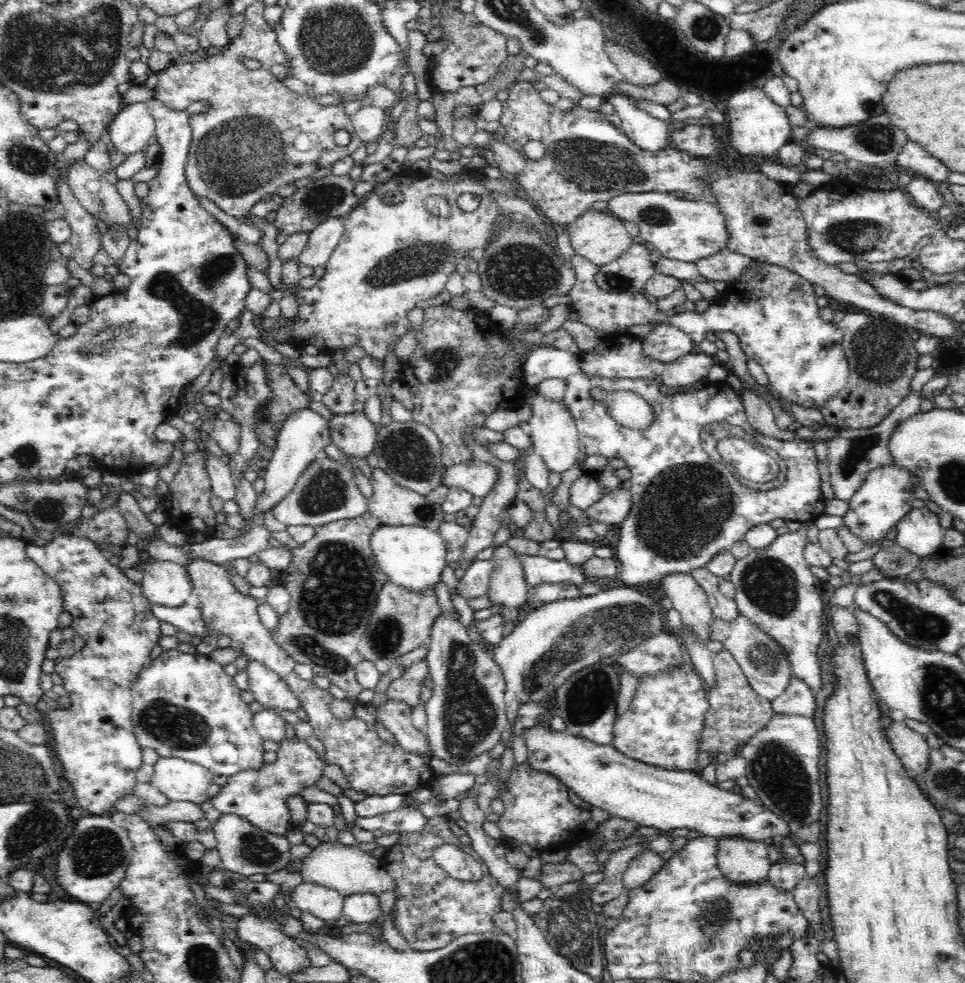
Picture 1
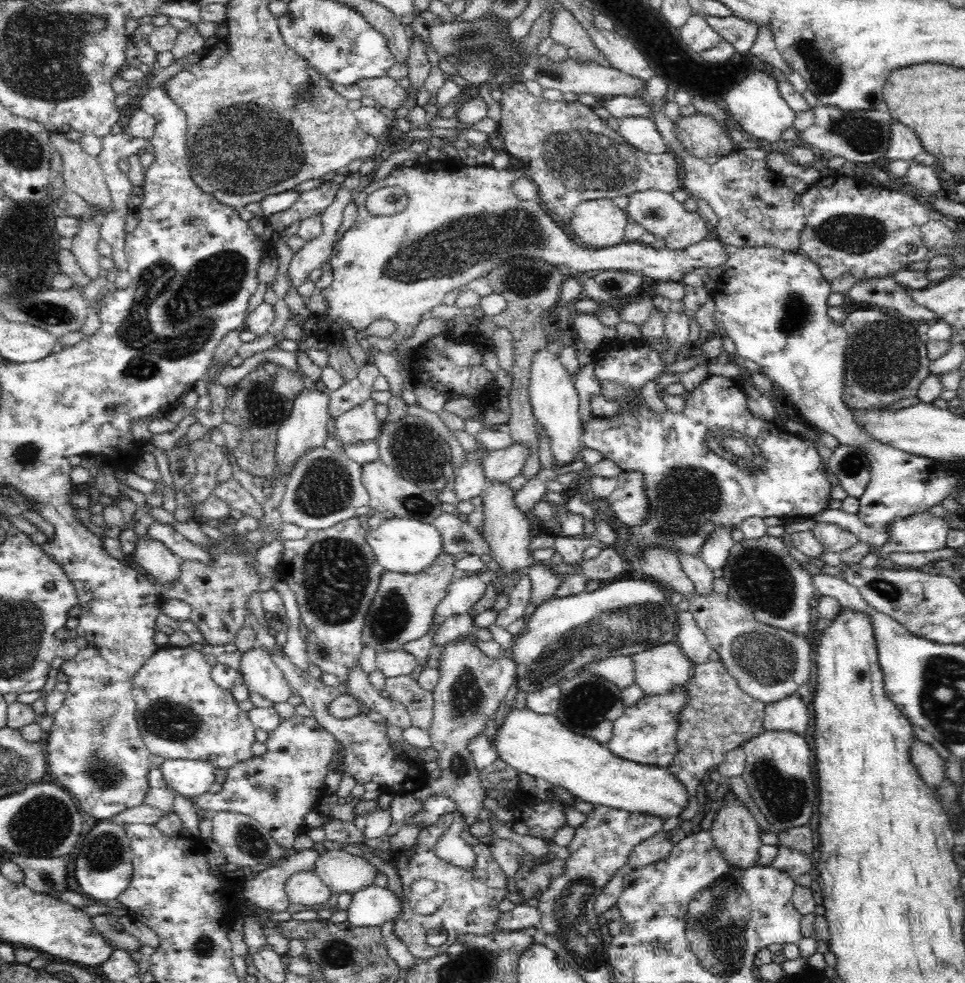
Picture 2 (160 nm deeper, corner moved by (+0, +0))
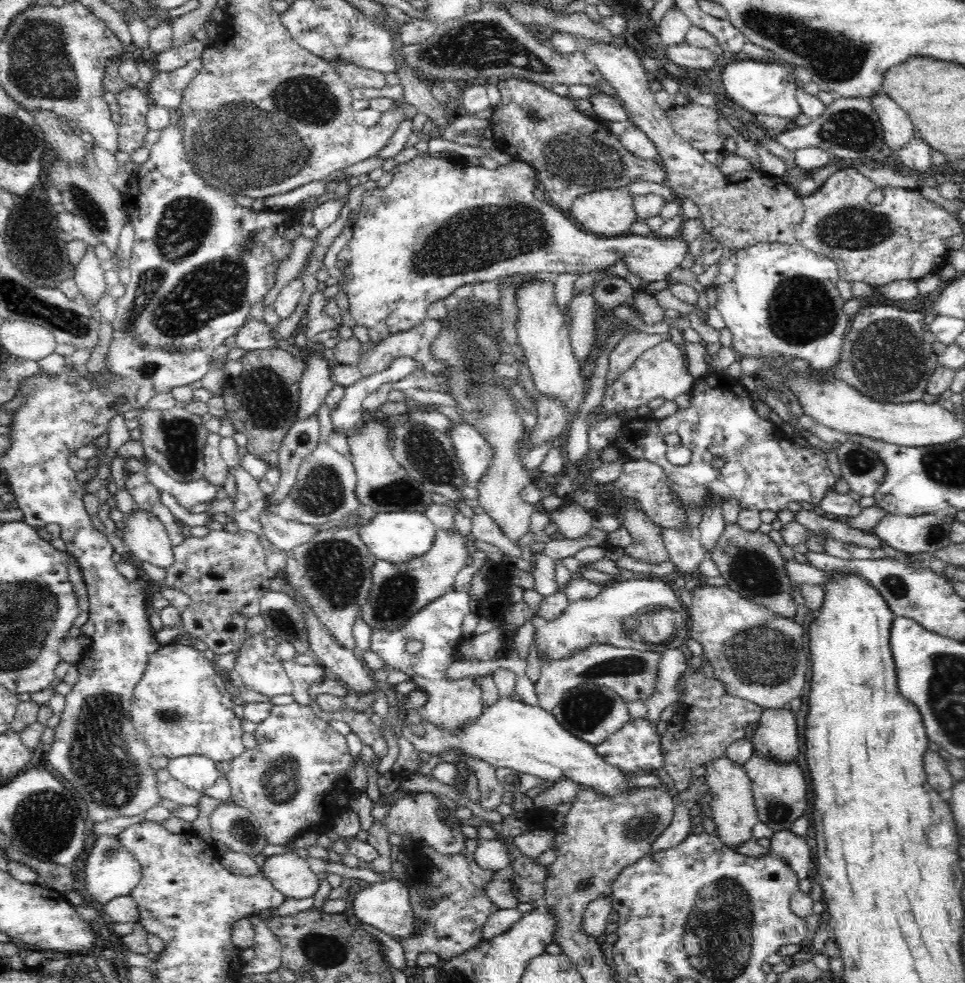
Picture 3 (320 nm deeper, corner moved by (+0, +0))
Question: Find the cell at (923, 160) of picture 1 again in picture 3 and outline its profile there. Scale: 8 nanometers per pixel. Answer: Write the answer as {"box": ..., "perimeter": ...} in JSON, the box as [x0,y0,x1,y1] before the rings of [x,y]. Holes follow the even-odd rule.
{"box":[870,87,914,157],"perimeter":[[[882,87],[871,96],[870,104],[879,115],[882,129],[884,130],[884,141],[886,151],[896,157],[898,152],[914,138],[914,126],[909,117],[901,110],[901,106],[896,104]]]}

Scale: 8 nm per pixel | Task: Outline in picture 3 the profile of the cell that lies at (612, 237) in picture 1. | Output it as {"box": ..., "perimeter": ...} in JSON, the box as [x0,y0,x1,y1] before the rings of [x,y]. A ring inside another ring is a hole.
{"box":[570,188,638,238],"perimeter":[[[608,188],[596,190],[590,194],[582,194],[574,199],[570,212],[576,218],[576,224],[580,229],[586,230],[602,238],[613,238],[629,234],[630,226],[638,220],[633,207],[633,197],[628,188]]]}

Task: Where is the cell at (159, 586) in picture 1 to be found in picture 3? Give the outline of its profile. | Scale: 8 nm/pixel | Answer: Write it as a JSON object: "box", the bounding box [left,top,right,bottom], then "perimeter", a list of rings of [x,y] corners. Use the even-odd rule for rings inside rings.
{"box":[123,508,174,569],"perimeter":[[[139,508],[124,515],[123,521],[123,540],[132,560],[149,562],[165,569],[174,562],[168,531],[154,513]]]}

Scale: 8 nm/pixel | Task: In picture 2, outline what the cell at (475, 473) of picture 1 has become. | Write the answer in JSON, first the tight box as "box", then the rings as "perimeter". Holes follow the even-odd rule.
{"box":[482,442,528,484],"perimeter":[[[518,442],[500,450],[486,452],[482,456],[482,469],[487,484],[509,482],[511,478],[518,476],[528,454],[528,445]]]}

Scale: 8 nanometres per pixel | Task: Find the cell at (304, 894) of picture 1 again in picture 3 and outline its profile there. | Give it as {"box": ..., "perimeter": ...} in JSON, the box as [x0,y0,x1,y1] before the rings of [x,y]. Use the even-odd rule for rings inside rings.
{"box":[261,851,326,900],"perimeter":[[[291,851],[269,856],[261,872],[284,896],[298,900],[313,897],[316,891],[326,887],[310,870],[306,859]]]}

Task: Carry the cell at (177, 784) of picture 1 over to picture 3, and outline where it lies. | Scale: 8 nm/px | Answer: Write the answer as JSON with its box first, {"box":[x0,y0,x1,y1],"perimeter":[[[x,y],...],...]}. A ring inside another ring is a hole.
{"box":[167,755,219,793],"perimeter":[[[202,755],[181,756],[169,760],[167,769],[179,783],[200,793],[214,786],[219,776],[215,762]]]}

